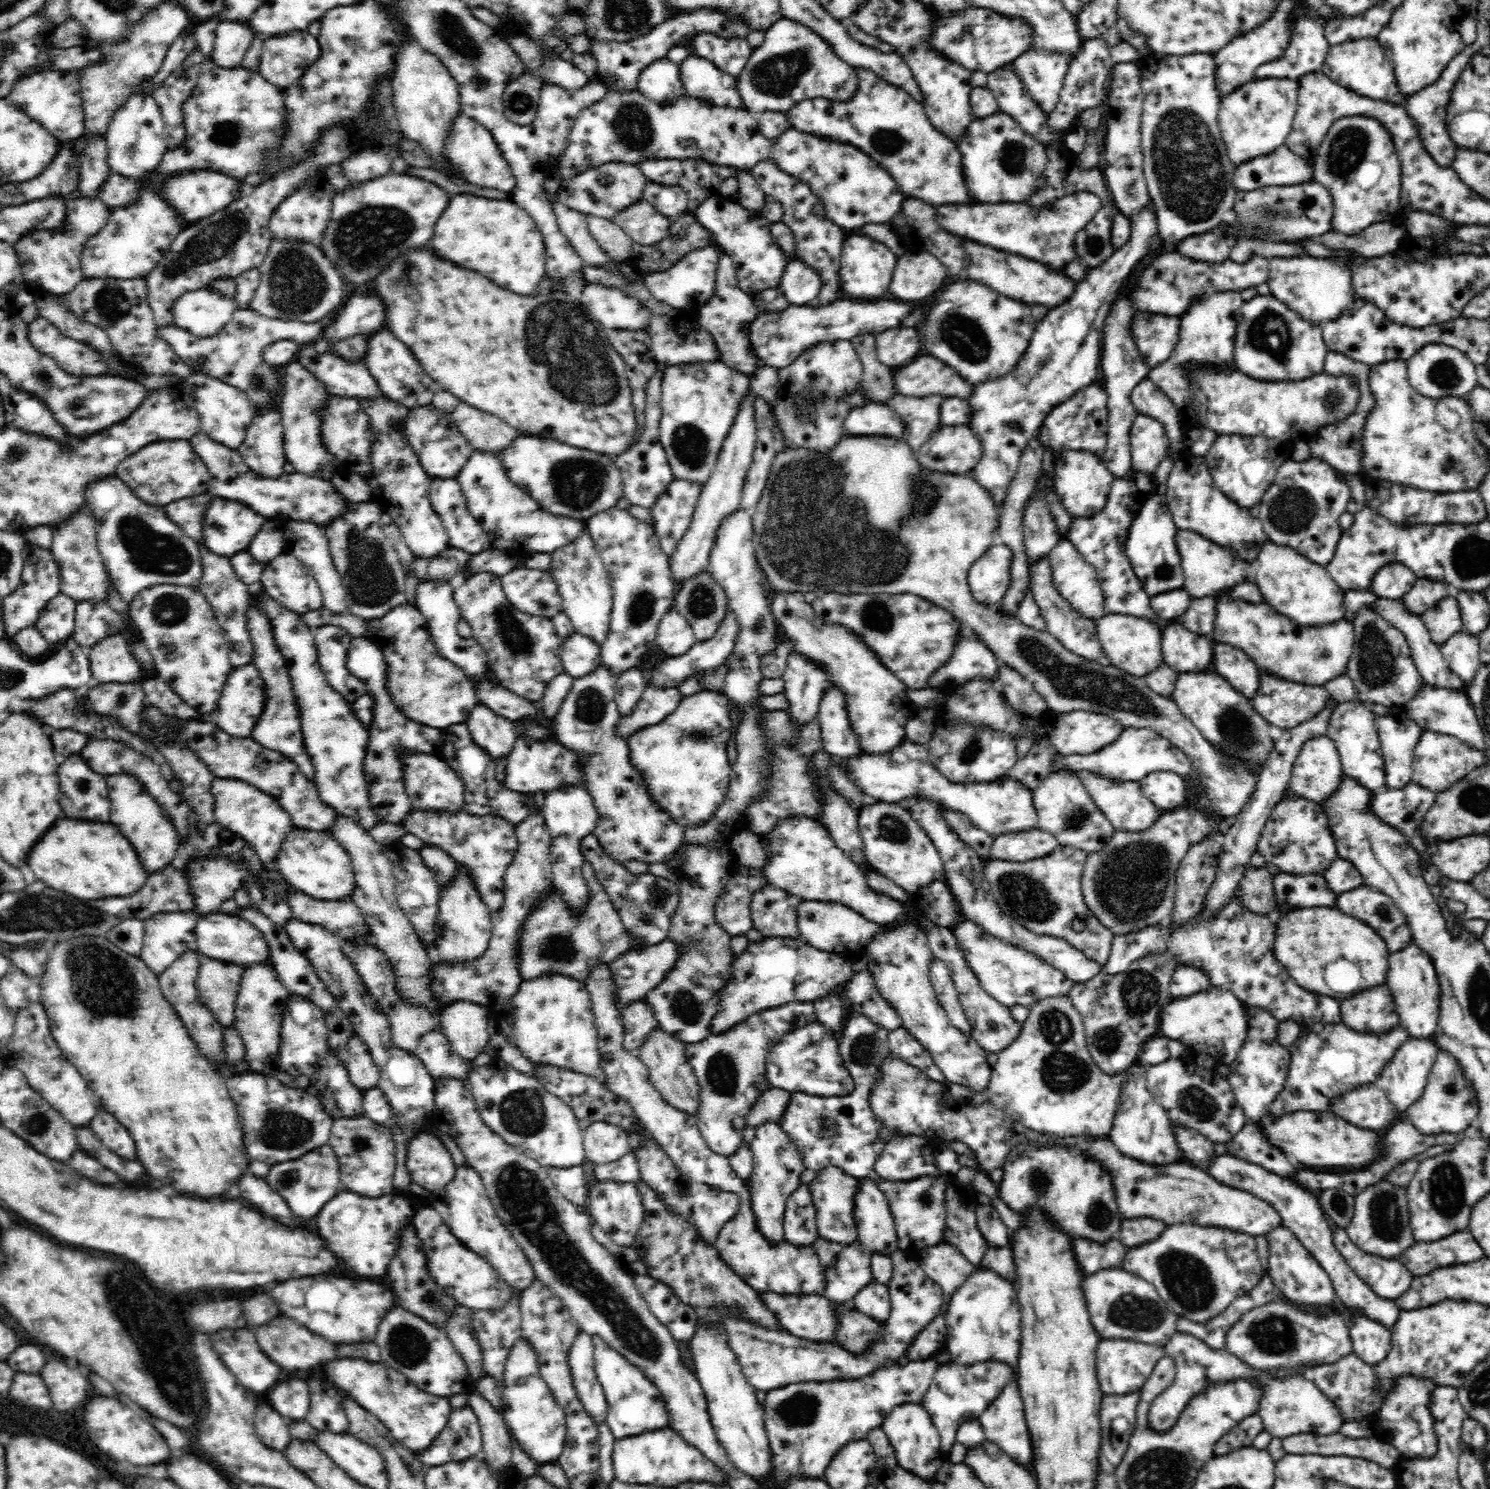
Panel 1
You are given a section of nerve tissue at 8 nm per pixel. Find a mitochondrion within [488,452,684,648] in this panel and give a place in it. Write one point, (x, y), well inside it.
(577, 482)

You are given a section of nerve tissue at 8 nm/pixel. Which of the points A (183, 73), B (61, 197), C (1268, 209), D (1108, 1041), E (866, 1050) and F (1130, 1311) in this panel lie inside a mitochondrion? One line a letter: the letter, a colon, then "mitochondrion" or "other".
A: other
B: other
C: mitochondrion
D: mitochondrion
E: mitochondrion
F: mitochondrion

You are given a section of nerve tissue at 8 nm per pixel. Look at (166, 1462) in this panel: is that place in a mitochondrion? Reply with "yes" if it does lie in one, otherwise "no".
no

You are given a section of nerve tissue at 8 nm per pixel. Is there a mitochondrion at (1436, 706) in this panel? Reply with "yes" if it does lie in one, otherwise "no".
no

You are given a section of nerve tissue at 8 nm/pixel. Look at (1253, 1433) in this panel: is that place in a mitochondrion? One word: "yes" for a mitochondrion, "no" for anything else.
no

